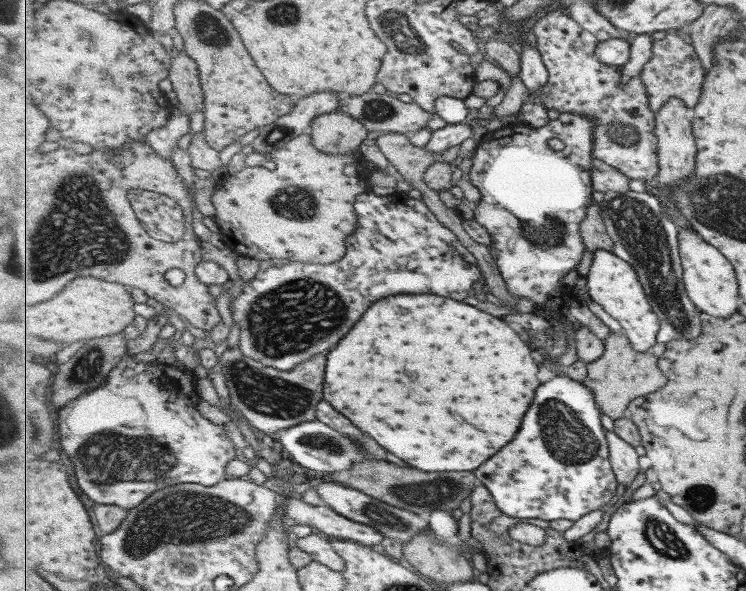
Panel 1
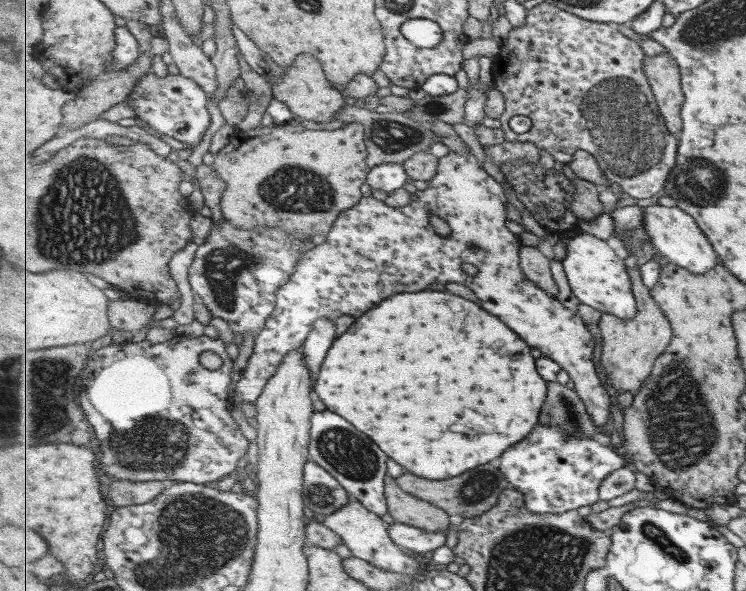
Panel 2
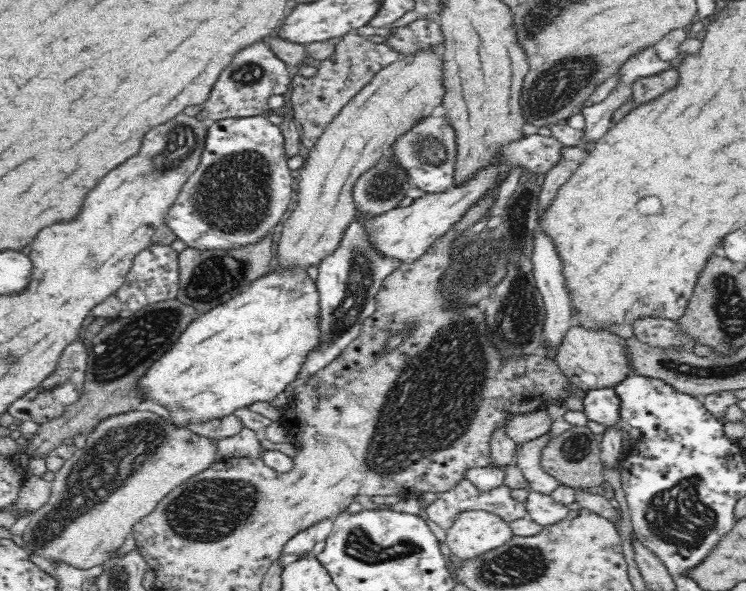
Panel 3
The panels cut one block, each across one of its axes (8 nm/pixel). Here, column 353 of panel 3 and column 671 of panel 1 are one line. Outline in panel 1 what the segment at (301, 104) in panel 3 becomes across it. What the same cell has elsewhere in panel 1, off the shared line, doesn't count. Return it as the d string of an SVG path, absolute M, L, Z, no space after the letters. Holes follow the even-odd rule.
M668 32L665 38L654 41L651 60L640 74L649 94L649 108L657 113L671 98L681 98L692 110L699 104L706 78L706 69L692 43L687 44L679 34Z

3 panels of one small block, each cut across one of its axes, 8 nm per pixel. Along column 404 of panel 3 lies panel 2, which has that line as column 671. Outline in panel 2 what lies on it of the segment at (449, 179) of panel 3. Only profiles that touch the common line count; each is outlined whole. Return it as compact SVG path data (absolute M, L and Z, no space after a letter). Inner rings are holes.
M542 1L539 2L538 5L528 10L527 20L523 26L512 27L512 29L509 32L508 39L501 45L501 47L502 47L501 52L497 55L497 58L494 58L493 78L494 78L494 88L500 90L503 93L504 99L506 100L506 111L504 112L504 115L499 119L502 122L502 130L505 132L506 140L509 140L511 142L532 142L533 144L535 144L535 146L538 146L539 148L543 148L550 155L552 155L552 158L555 161L557 160L567 164L569 164L571 161L574 160L574 154L577 153L578 150L584 150L590 152L594 157L596 157L598 163L600 164L604 172L609 176L611 181L620 184L623 187L623 192L627 196L631 196L633 199L653 198L653 196L655 196L657 192L661 192L661 190L664 190L666 188L666 184L668 178L670 177L671 171L674 169L674 166L678 165L678 143L679 142L677 136L675 136L668 129L668 126L666 125L666 118L663 116L662 111L660 110L659 105L656 102L656 96L654 95L654 91L652 90L652 86L650 85L650 81L646 75L646 69L645 69L645 60L647 58L646 52L643 51L643 47L641 47L639 41L631 40L627 38L625 34L619 32L615 23L612 24L612 23L593 22L591 19L581 18L579 15L571 14L571 11L563 10L562 8L555 6L554 3L547 3ZM519 114L530 117L530 120L532 121L533 124L531 126L531 129L523 134L517 134L517 132L513 132L513 130L511 130L511 126L509 126L509 120L511 120L513 116L519 116Z

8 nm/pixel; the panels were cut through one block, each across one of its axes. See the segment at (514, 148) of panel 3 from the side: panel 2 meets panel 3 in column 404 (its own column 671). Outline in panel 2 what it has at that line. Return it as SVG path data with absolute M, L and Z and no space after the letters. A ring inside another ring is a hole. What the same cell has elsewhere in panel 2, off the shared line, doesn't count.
M658 203L646 207L644 210L647 232L650 232L650 238L653 239L653 246L670 263L697 274L705 274L715 270L715 266L719 266L719 258L717 258L714 246L691 214L687 214L685 210L681 210L677 206L667 208Z

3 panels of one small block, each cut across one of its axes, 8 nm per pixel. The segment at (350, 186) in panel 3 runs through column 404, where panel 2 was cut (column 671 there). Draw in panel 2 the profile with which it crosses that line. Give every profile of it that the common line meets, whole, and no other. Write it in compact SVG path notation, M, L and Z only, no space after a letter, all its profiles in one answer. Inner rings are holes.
M663 53L645 60L647 78L656 102L666 118L668 129L680 139L683 130L682 108L686 95L682 89L682 71L675 57Z

